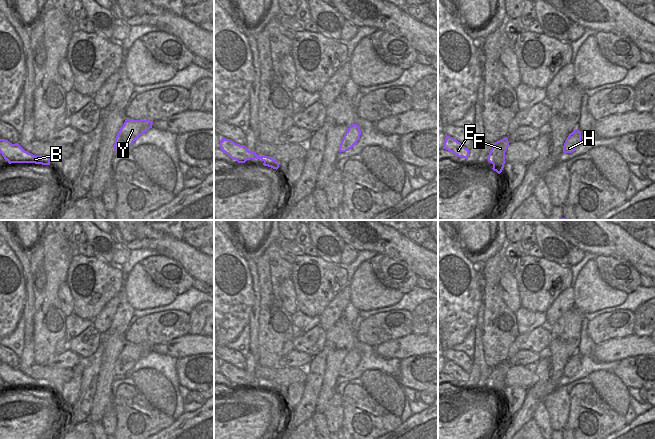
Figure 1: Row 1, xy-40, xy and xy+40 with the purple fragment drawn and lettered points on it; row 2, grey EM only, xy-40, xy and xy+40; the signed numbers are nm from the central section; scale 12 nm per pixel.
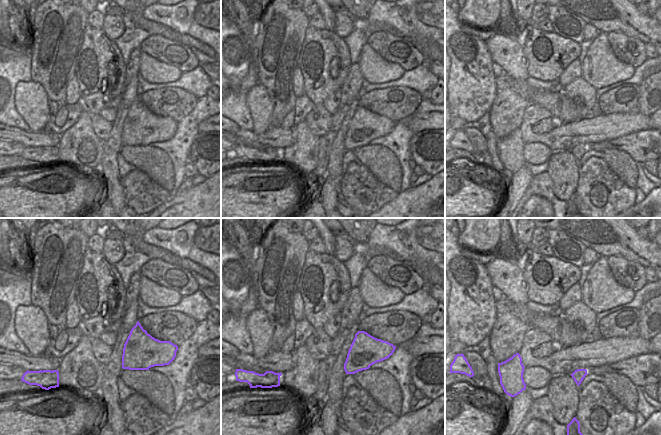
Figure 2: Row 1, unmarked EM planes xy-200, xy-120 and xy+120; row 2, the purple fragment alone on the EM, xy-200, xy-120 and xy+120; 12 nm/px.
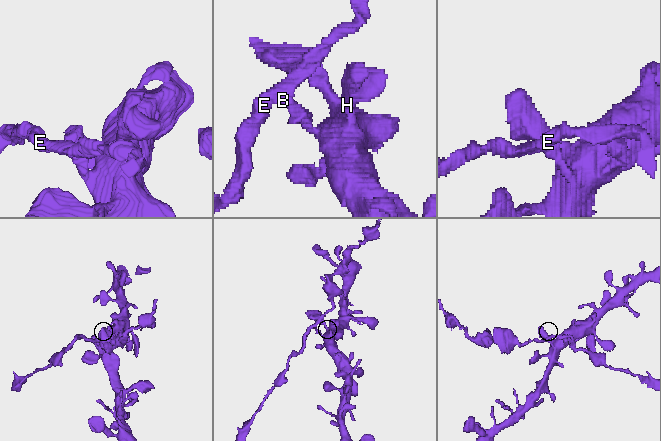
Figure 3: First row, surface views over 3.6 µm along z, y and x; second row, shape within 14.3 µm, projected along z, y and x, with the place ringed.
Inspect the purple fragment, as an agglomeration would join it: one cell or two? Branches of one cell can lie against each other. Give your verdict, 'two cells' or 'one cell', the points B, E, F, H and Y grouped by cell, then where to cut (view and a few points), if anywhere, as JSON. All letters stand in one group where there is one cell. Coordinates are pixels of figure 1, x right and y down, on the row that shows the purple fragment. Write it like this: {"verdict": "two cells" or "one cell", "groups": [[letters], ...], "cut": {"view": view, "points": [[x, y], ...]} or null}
{"verdict": "two cells", "groups": [["B", "E"], ["F", "H", "Y"]], "cut": {"view": "xy", "points": [[263, 160], [275, 161]]}}

